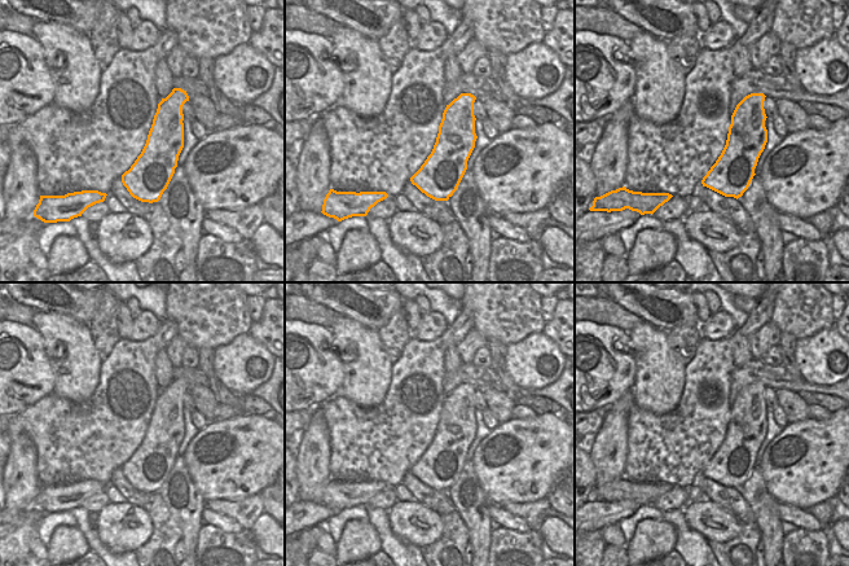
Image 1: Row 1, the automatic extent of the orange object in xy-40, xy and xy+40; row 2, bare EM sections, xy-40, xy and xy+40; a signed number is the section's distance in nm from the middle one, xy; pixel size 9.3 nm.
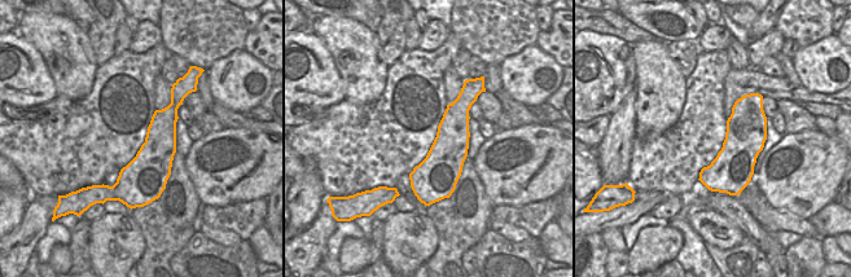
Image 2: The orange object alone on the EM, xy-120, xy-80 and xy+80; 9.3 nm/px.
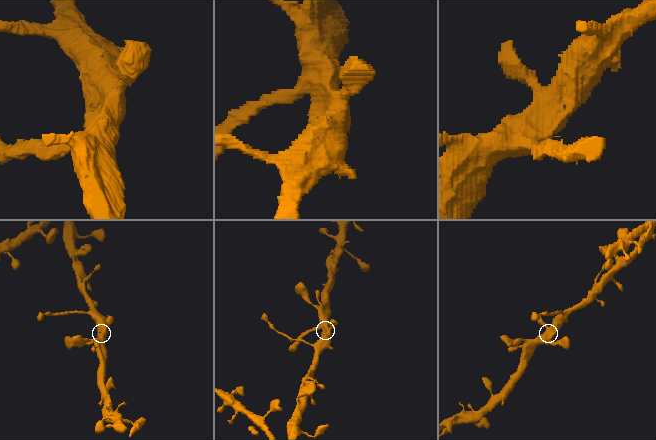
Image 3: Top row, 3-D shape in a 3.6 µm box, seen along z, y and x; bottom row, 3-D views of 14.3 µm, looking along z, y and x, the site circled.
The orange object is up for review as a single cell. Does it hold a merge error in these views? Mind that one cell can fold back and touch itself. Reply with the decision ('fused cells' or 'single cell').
single cell

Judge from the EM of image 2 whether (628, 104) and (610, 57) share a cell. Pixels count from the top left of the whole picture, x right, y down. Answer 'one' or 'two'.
two

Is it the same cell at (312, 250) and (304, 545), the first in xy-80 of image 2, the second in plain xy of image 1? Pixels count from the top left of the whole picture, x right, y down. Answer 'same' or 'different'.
same

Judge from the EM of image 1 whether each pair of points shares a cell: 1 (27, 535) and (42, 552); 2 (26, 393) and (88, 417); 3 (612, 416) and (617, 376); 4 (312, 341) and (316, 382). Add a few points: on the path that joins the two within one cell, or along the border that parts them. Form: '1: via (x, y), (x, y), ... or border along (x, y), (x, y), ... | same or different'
1: border along (36, 535), (30, 544), (30, 552) | different
2: border along (52, 393), (39, 398), (16, 415) | different
3: border along (632, 387), (607, 408) | different
4: via (313, 351), (313, 372) | same

